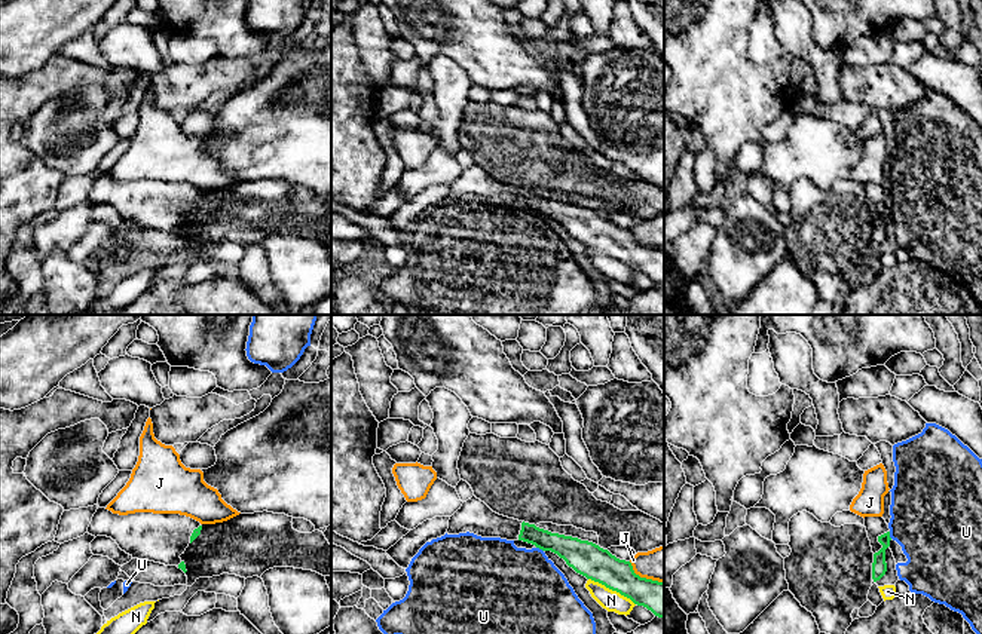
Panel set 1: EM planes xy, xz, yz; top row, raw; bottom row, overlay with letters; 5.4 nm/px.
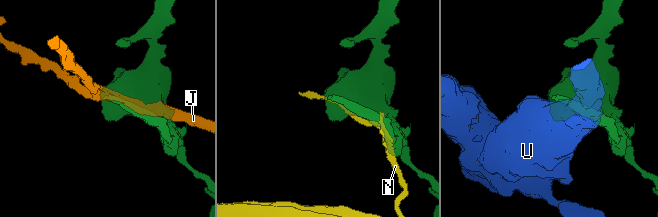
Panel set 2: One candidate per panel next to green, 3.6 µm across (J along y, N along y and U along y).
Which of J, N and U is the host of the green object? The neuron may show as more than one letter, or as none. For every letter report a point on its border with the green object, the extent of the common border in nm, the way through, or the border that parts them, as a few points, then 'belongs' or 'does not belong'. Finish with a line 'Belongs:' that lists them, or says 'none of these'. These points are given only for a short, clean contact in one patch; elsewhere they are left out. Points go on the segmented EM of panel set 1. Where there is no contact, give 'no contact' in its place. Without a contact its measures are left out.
J: contact xz (644, 578); length 220 nm; does not belong
N: contact xz (612, 590); length 300 nm; does not belong
U: contact xz (540, 548); length 50 nm; border xz (537, 547), (542, 551); does not belong
Belongs: none of these

